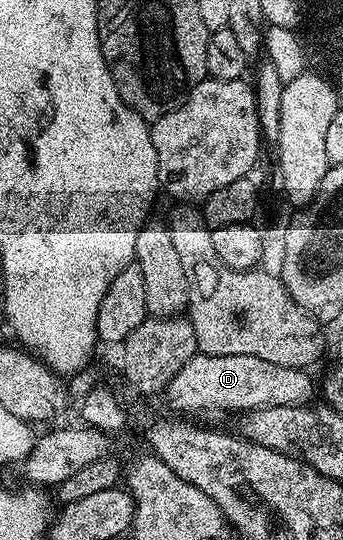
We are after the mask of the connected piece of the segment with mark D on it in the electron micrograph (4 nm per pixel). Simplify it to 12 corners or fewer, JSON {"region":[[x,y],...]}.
{"region":[[197,353],[169,381],[175,413],[298,407],[311,379],[261,357]]}

